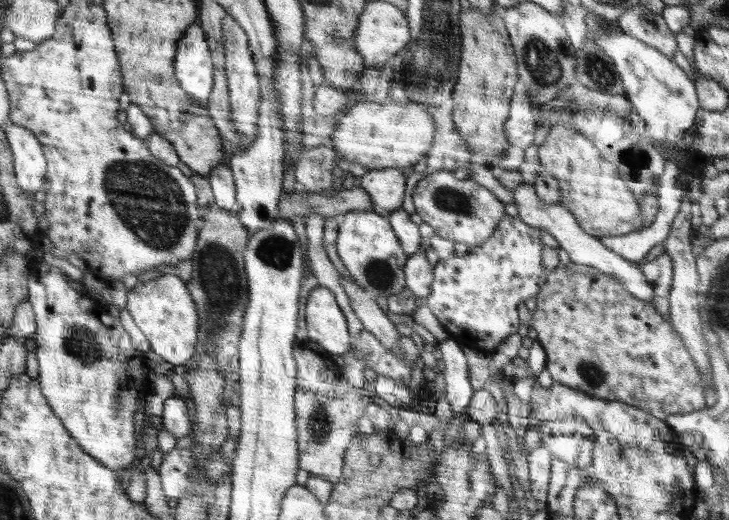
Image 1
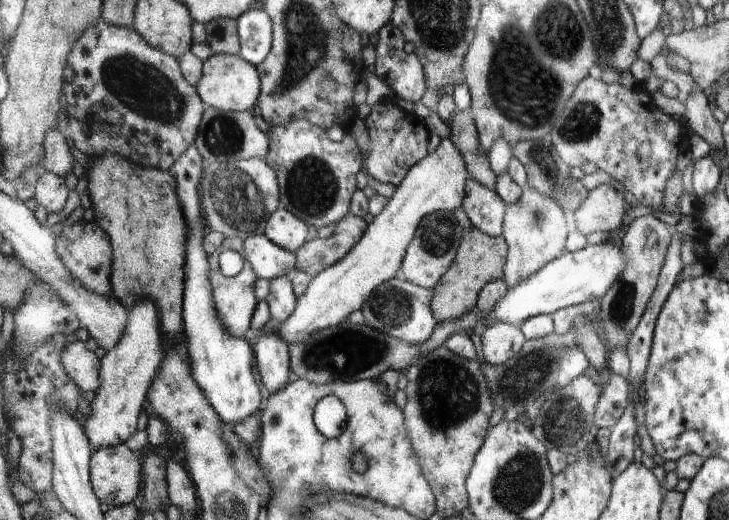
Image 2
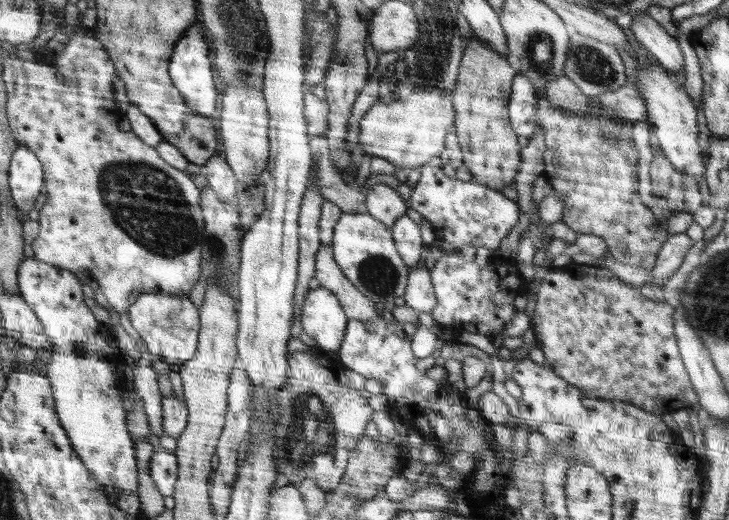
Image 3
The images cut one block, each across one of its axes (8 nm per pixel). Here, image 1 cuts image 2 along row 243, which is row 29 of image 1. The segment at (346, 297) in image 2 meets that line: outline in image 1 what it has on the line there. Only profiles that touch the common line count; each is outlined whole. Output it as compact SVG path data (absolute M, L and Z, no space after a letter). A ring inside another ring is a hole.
M374 1L368 4L366 11L360 16L359 27L356 28L356 51L364 57L367 68L381 68L398 52L405 50L411 40L411 29L405 10L388 1Z

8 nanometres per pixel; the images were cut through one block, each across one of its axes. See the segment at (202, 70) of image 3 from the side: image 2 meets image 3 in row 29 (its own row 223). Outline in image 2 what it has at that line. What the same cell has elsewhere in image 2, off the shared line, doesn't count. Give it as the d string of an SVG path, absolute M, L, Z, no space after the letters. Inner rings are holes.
M188 147L188 156L170 168L180 186L180 200L188 208L188 224L192 224L192 244L188 244L188 270L186 290L183 300L183 325L187 337L188 352L191 357L191 371L196 384L207 393L208 400L226 424L243 423L248 416L256 415L262 404L260 386L252 376L252 350L246 344L246 338L232 336L224 322L219 318L215 306L215 296L211 288L208 262L205 250L202 250L202 222L200 222L200 198L198 198L198 180L202 172L202 156L198 148Z

